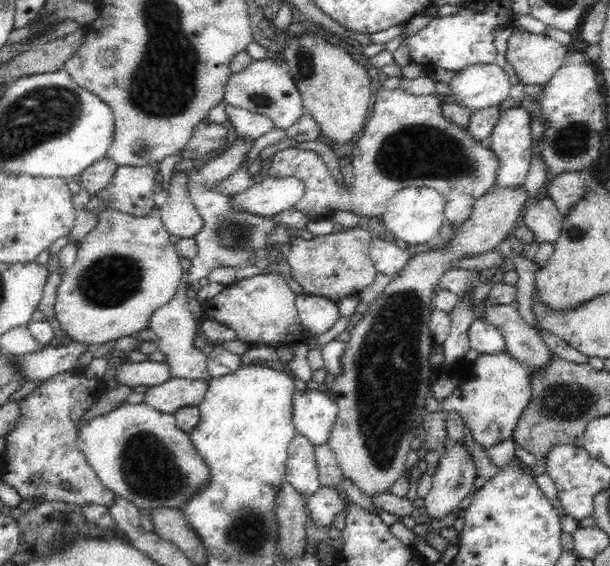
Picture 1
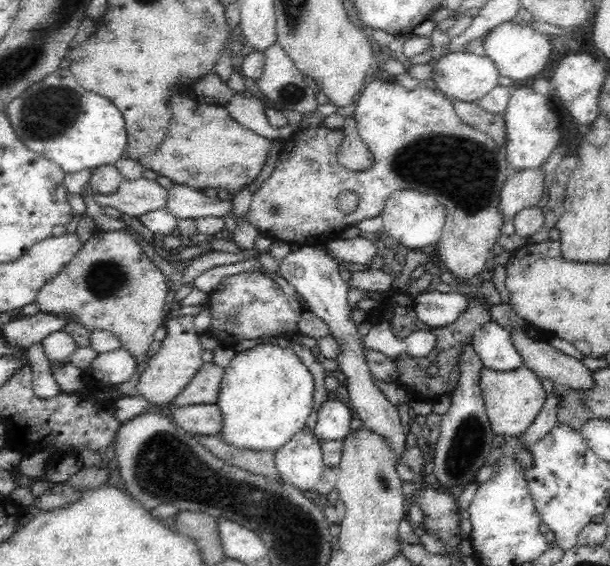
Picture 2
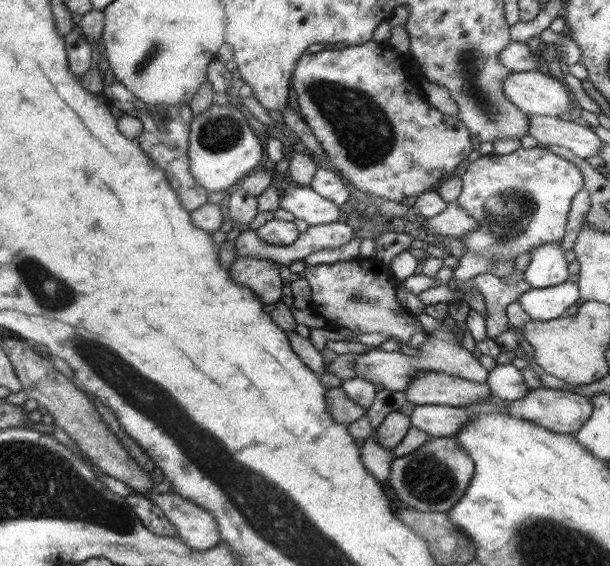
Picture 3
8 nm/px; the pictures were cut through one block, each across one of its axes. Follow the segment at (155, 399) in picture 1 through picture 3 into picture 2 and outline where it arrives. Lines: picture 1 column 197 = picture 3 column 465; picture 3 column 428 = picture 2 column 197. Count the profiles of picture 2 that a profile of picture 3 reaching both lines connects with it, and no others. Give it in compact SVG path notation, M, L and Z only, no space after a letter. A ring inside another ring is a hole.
M214 362L204 363L186 388L167 403L169 410L193 404L214 404L223 374L224 369Z

